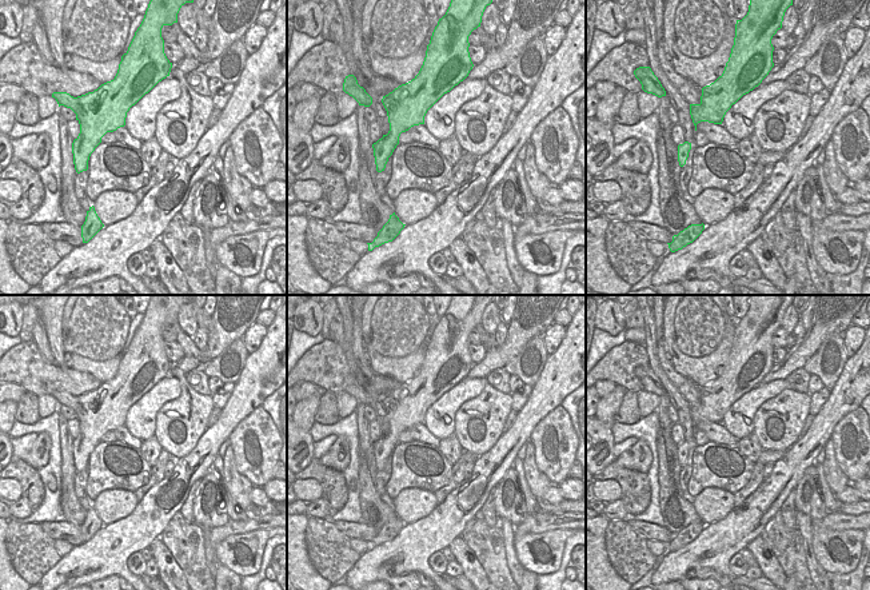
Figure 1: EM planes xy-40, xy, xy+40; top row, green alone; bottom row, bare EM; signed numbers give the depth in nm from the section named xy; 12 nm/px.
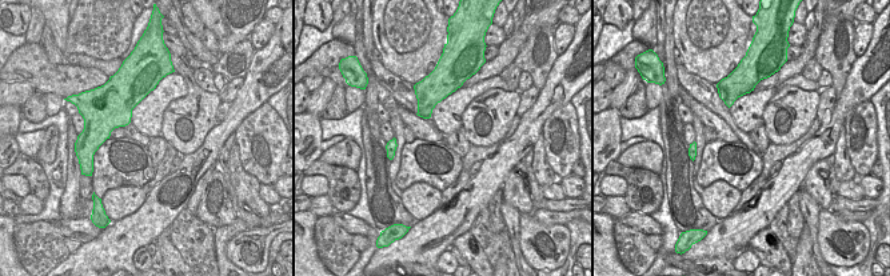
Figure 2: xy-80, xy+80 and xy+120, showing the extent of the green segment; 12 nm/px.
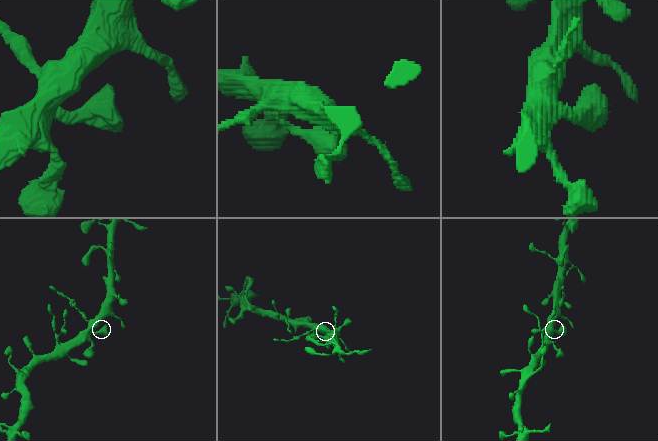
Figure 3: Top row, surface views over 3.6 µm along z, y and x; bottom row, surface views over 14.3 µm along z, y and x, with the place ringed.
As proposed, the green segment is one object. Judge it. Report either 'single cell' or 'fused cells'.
fused cells

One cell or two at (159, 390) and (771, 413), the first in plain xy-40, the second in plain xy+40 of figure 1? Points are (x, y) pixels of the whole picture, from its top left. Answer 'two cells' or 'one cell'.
two cells

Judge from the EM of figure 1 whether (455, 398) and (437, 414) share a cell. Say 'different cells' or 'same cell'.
same cell

